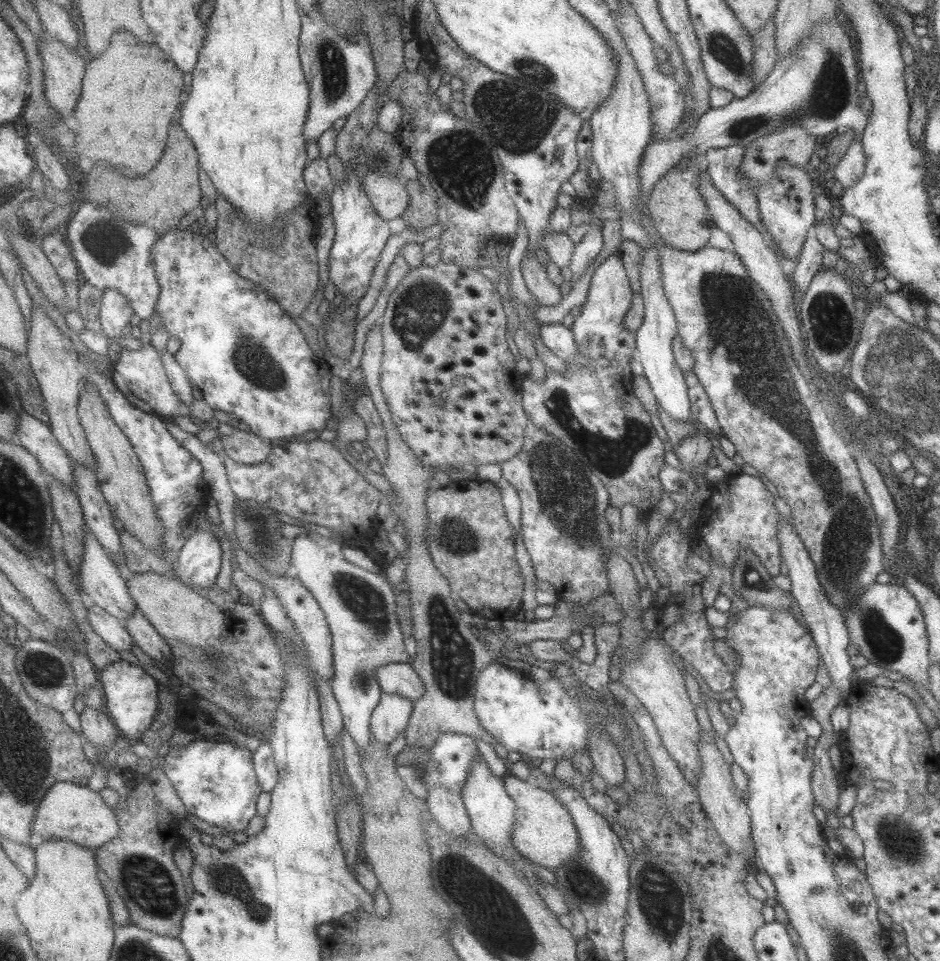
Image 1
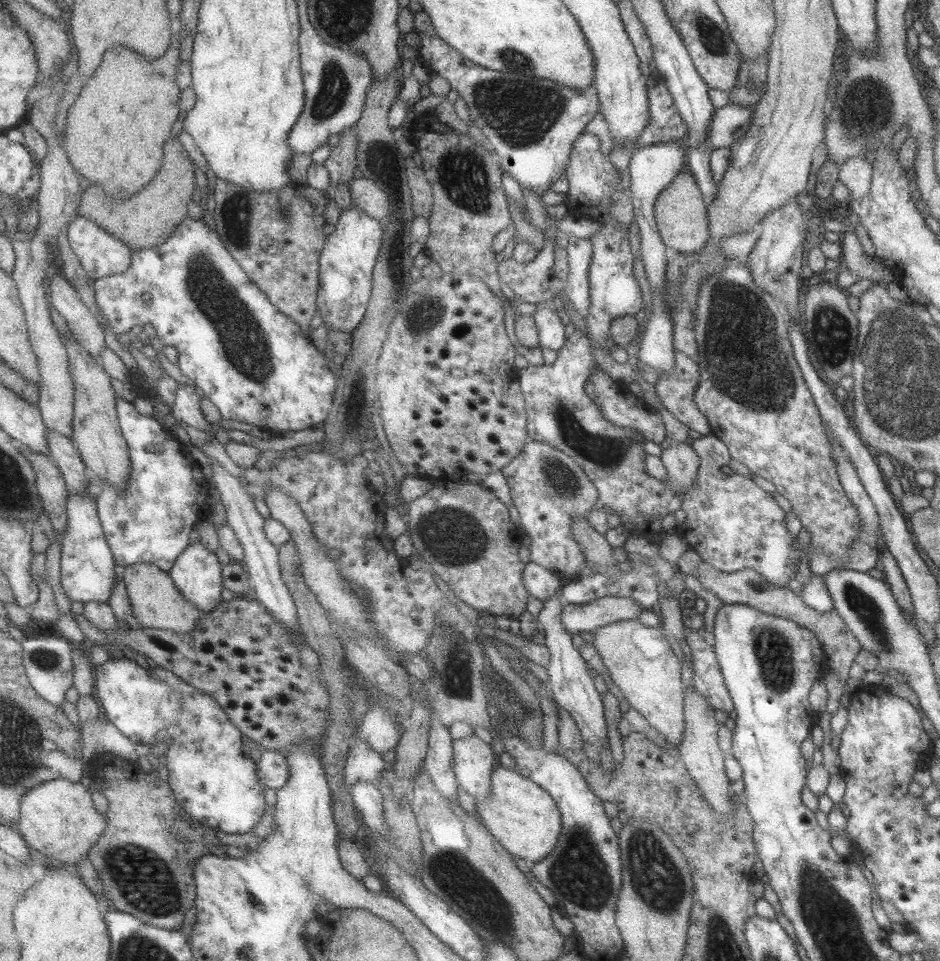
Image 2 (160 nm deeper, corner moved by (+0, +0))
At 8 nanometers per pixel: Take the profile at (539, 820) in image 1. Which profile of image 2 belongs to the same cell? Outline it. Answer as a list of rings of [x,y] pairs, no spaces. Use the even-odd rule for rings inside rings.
[[[501,765],[495,768],[491,772],[489,796],[477,799],[474,804],[480,822],[513,858],[534,863],[545,858],[553,848],[561,826],[558,806],[548,792],[516,771]]]

